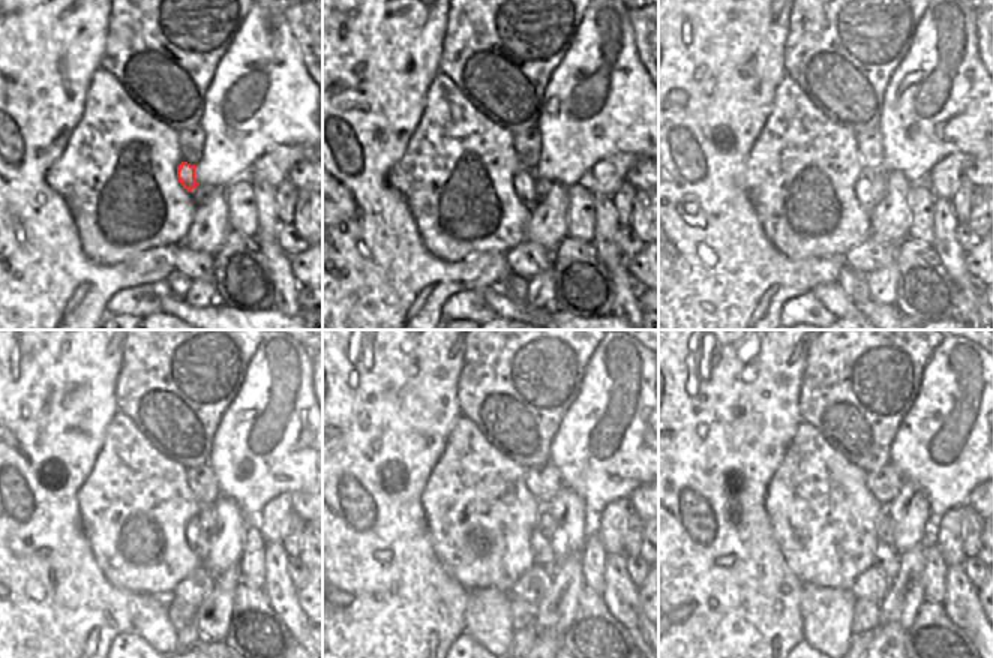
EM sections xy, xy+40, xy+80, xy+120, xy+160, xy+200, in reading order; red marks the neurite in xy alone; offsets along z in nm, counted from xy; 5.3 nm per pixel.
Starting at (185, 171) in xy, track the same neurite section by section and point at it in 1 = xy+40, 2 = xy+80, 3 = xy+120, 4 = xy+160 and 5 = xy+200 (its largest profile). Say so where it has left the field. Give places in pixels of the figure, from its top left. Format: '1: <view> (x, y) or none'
1: xy+40 (524, 180)
2: xy+80 (863, 191)
3: xy+120 (198, 543)
4: xy+160 (543, 556)
5: xy+200 (885, 559)

